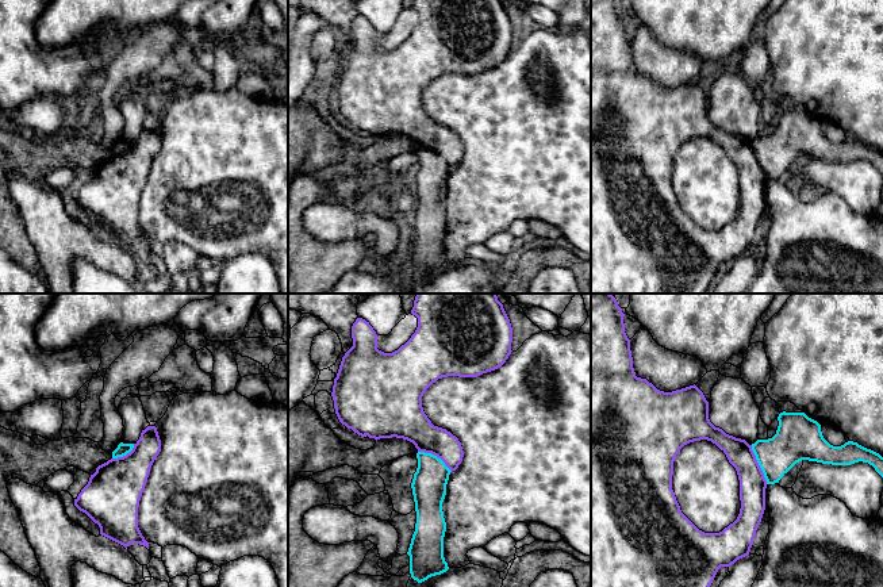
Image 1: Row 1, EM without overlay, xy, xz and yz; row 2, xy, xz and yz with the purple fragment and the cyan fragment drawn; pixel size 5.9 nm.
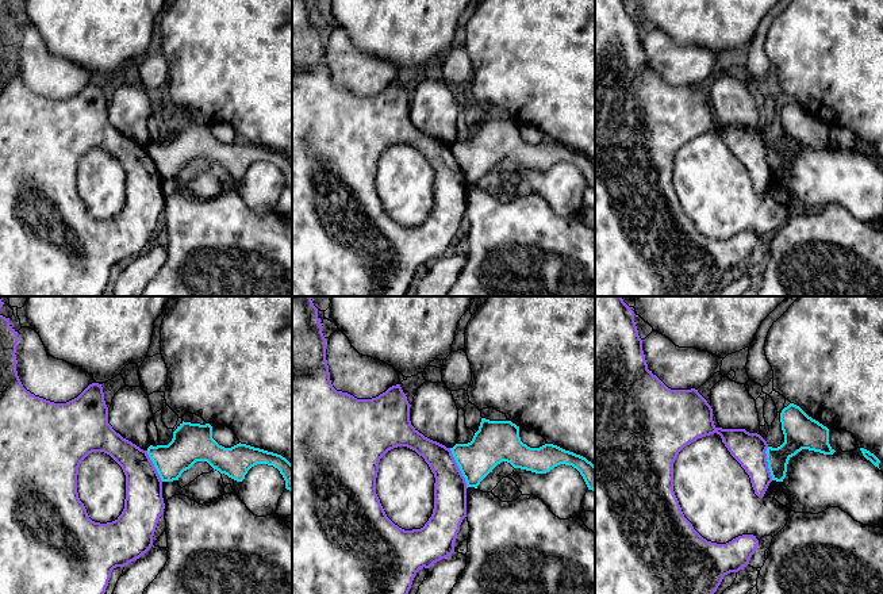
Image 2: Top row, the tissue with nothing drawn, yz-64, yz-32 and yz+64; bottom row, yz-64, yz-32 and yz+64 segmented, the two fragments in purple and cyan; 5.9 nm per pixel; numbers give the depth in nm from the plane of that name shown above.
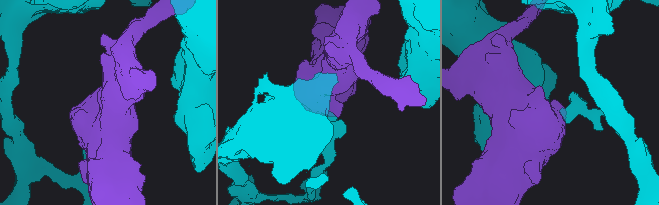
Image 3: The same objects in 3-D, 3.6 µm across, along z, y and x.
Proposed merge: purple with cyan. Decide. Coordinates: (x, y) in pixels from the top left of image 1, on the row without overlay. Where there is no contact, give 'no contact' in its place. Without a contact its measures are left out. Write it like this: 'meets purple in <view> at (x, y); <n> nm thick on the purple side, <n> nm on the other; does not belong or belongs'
meets purple in yz at (757, 161); 160 nm thick on the purple side, 240 nm on the other; does not belong

